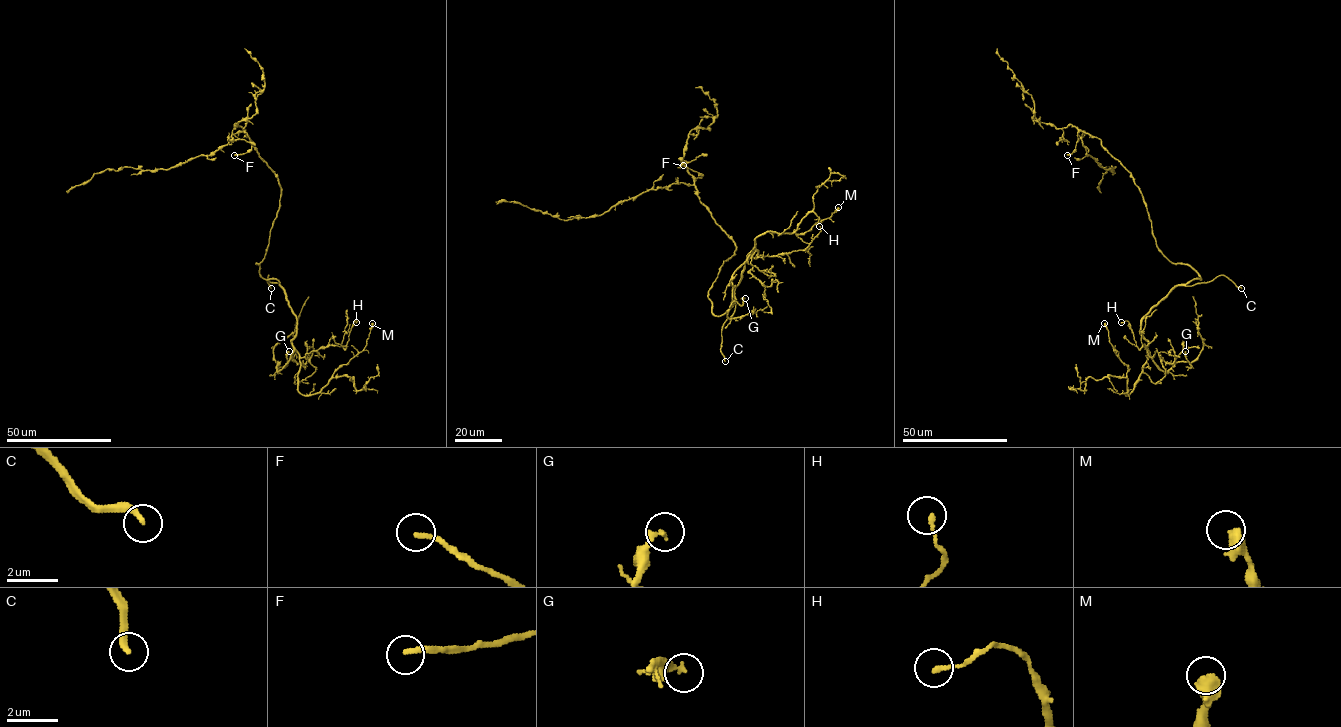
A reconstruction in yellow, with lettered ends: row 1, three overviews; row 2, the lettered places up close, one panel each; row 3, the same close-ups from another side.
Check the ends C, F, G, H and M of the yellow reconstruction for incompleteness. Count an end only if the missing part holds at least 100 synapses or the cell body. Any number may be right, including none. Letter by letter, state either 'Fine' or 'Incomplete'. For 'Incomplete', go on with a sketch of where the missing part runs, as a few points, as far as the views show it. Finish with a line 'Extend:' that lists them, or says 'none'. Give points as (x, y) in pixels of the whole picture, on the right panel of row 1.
C: Incomplete. Course of what is missing: (1241, 288), (1248, 296), (1257, 319), (1257, 325), (1246, 339)
F: Fine
G: Fine
H: Fine
M: Fine
Extend: C

